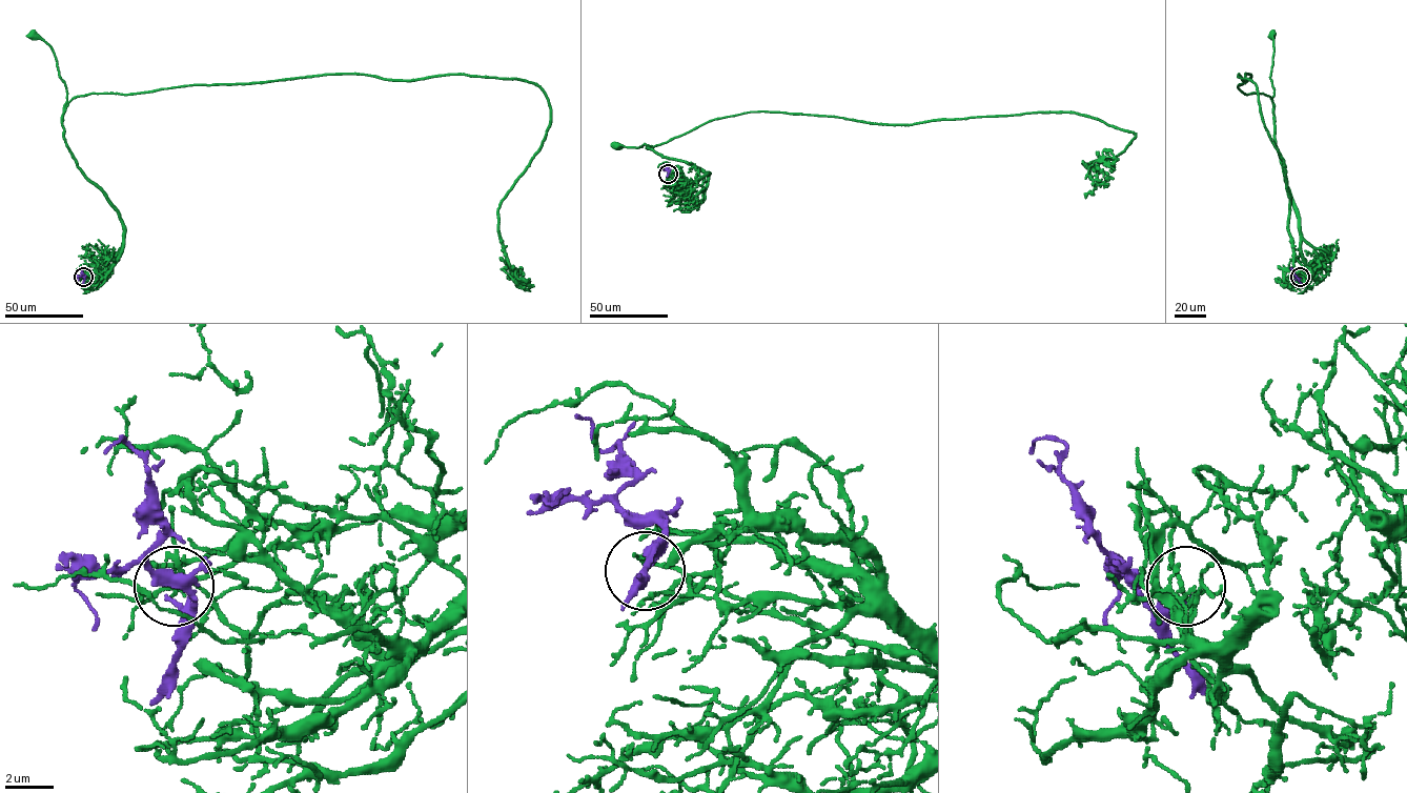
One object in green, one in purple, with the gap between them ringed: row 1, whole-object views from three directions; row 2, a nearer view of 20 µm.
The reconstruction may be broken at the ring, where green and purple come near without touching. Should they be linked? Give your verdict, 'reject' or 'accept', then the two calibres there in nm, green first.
reject; 150 nm thick on the green side, 170 nm on the other

